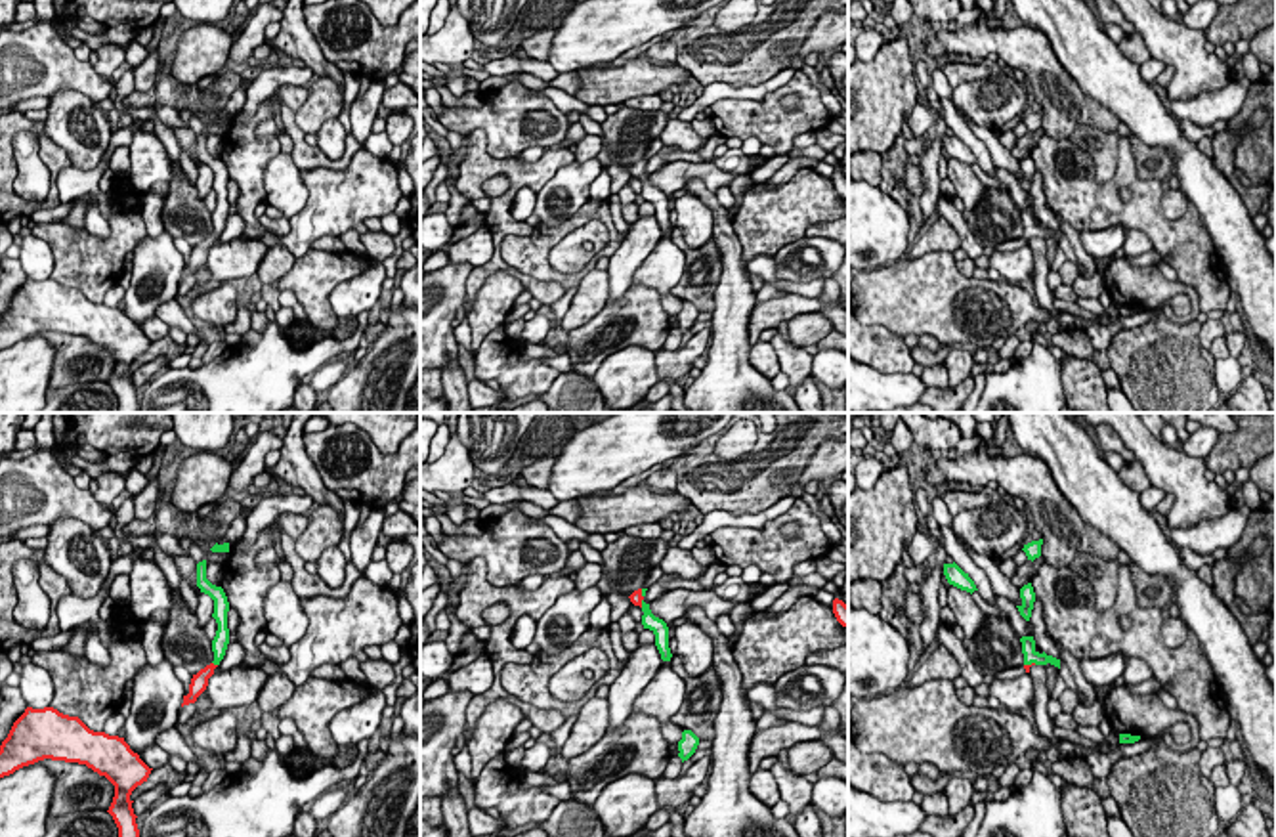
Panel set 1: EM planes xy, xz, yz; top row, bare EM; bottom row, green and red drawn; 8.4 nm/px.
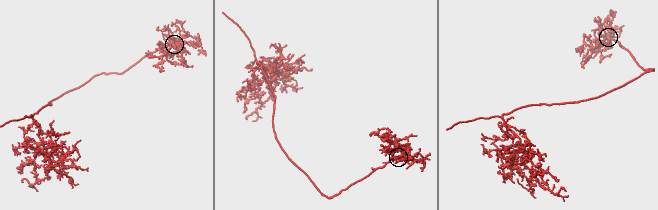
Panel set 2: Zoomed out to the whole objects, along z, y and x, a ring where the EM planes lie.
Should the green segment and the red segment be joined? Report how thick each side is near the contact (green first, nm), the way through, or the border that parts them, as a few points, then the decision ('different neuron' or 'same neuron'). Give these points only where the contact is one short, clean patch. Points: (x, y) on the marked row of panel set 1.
130/140 nm | across xy (220, 641), (214, 664), (199, 681) | same neuron

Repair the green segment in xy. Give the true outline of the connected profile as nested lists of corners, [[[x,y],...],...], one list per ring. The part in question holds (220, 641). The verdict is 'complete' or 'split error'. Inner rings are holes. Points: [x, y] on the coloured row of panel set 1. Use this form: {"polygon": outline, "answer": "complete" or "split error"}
{"polygon": [[[206,560],[197,564],[197,587],[201,589],[201,592],[208,594],[214,600],[212,617],[218,623],[218,631],[212,640],[214,661],[206,665],[204,669],[201,669],[197,675],[193,675],[191,684],[189,684],[189,694],[183,696],[181,707],[195,703],[197,698],[206,690],[208,678],[214,675],[214,669],[223,659],[227,644],[229,644],[229,629],[227,629],[229,602],[227,602],[223,589],[212,585],[206,579]]], "answer": "split error"}

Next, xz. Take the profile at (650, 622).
{"polygon": [[[638,589],[628,598],[634,606],[642,608],[642,625],[644,629],[649,629],[655,634],[655,646],[661,654],[661,659],[670,661],[672,654],[669,648],[669,627],[663,619],[655,617],[649,610],[649,604],[644,602],[646,590],[648,589]]], "answer": "split error"}

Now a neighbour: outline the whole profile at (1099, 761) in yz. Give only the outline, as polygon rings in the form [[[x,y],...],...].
[[[1142,738],[1135,743],[1119,743],[1114,751],[1091,749],[1087,762],[1095,778],[1108,778],[1110,768],[1123,757],[1135,757],[1154,747],[1154,738]]]

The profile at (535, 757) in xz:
[[[535,743],[523,753],[521,772],[541,772],[546,766],[550,755],[552,753],[548,745]]]

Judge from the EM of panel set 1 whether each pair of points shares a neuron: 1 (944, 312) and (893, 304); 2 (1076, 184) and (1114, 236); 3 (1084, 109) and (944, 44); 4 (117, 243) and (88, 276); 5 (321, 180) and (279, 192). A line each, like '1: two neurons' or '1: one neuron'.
1: one neuron
2: two neurons
3: one neuron
4: one neuron
5: two neurons

